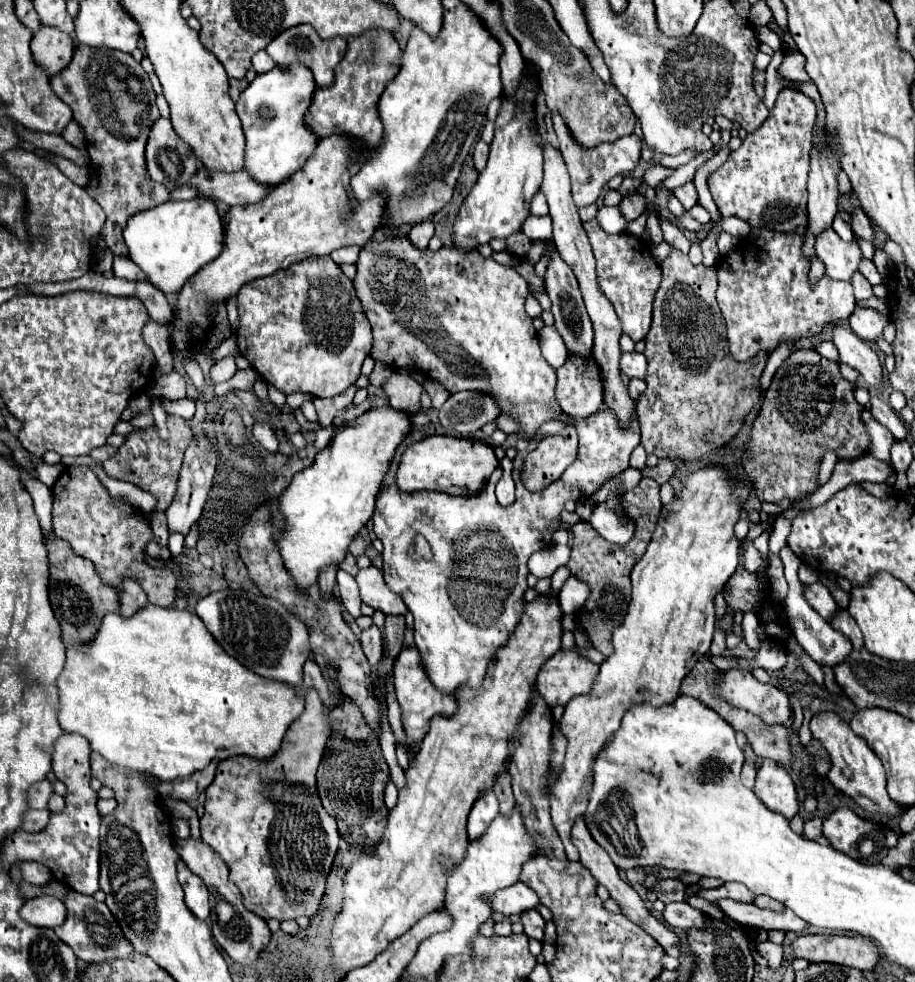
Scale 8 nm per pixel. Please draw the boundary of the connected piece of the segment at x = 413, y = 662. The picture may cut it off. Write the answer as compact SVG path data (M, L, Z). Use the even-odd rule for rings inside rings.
M404 647L394 661L396 699L402 709L402 723L404 723L408 743L412 743L412 745L416 745L424 739L424 735L428 733L430 719L434 715L452 715L456 711L456 697L452 693L442 693L436 687L432 687L426 671L420 663L422 663L422 659L420 659L420 653L416 647Z

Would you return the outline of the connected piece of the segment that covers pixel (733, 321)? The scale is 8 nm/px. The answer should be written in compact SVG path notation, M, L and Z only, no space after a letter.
M752 227L750 235L744 241L740 239L736 249L730 251L728 255L722 255L714 265L718 275L716 301L726 319L730 353L734 355L736 361L748 361L758 351L772 353L784 341L792 341L794 345L798 345L802 339L820 335L828 325L846 323L846 319L852 315L856 307L852 285L848 281L834 281L828 275L824 275L820 281L812 285L808 281L810 265L802 255L802 243L804 235L798 233L782 233L782 231L768 231L764 227L760 229Z

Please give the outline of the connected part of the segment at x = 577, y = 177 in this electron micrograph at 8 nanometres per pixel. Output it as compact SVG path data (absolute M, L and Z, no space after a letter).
M552 113L552 121L554 121L554 129L556 135L560 139L560 151L562 157L566 161L568 173L570 173L570 183L572 183L572 195L574 195L574 203L576 207L584 207L584 205L592 205L596 203L602 187L608 183L608 179L612 179L614 175L626 175L630 171L634 171L634 167L640 161L640 147L642 147L642 139L638 135L626 135L620 137L616 143L600 143L594 149L584 149L580 147L572 137L570 131L564 127L564 121L558 113Z

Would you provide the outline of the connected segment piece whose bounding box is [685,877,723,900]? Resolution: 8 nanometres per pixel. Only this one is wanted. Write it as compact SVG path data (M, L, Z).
M703 877L700 879L700 881L697 884L690 887L689 891L685 894L685 900L691 897L699 889L716 888L722 884L723 884L723 881L720 879Z

